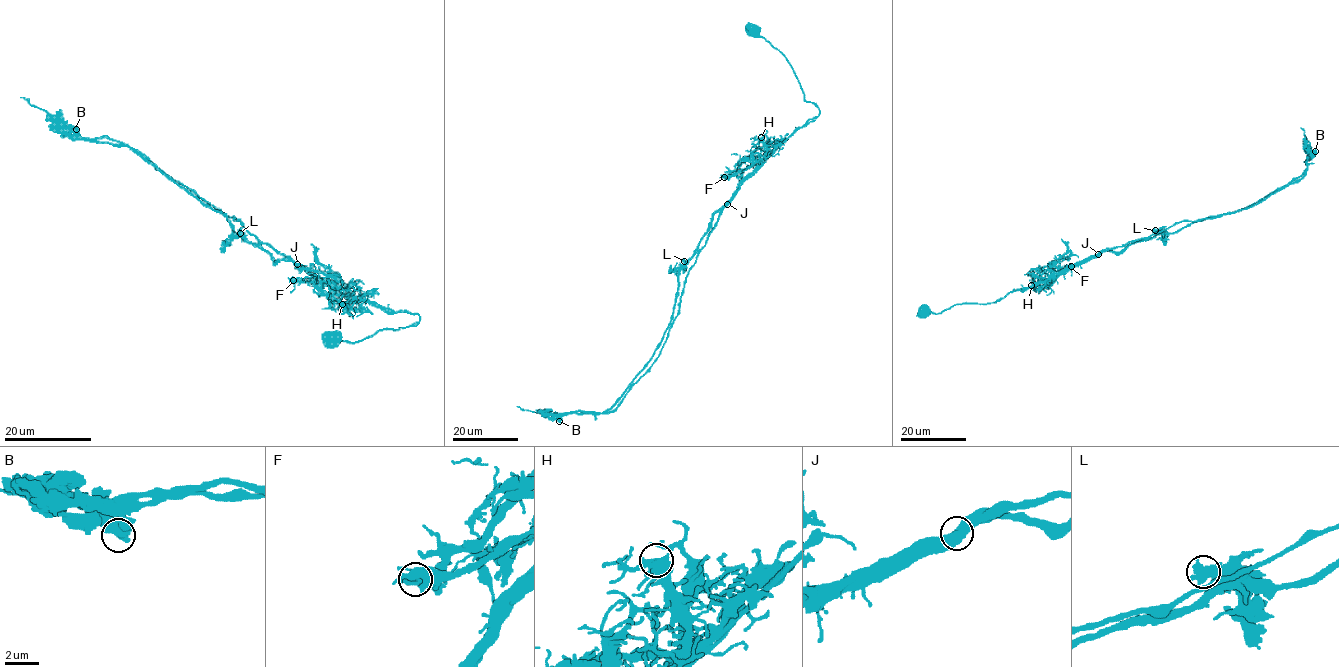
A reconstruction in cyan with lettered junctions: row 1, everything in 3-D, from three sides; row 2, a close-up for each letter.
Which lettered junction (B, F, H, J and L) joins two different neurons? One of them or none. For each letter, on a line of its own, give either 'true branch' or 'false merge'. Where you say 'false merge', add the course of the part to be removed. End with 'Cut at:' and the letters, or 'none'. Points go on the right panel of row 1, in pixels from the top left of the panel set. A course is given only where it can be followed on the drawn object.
B: true branch
F: true branch
H: true branch
J: false merge | (1098, 254), (1179, 222), (1197, 221), (1248, 208), (1296, 183), (1307, 169), (1310, 154), (1309, 143), (1300, 128)
L: true branch
Cut at: J

